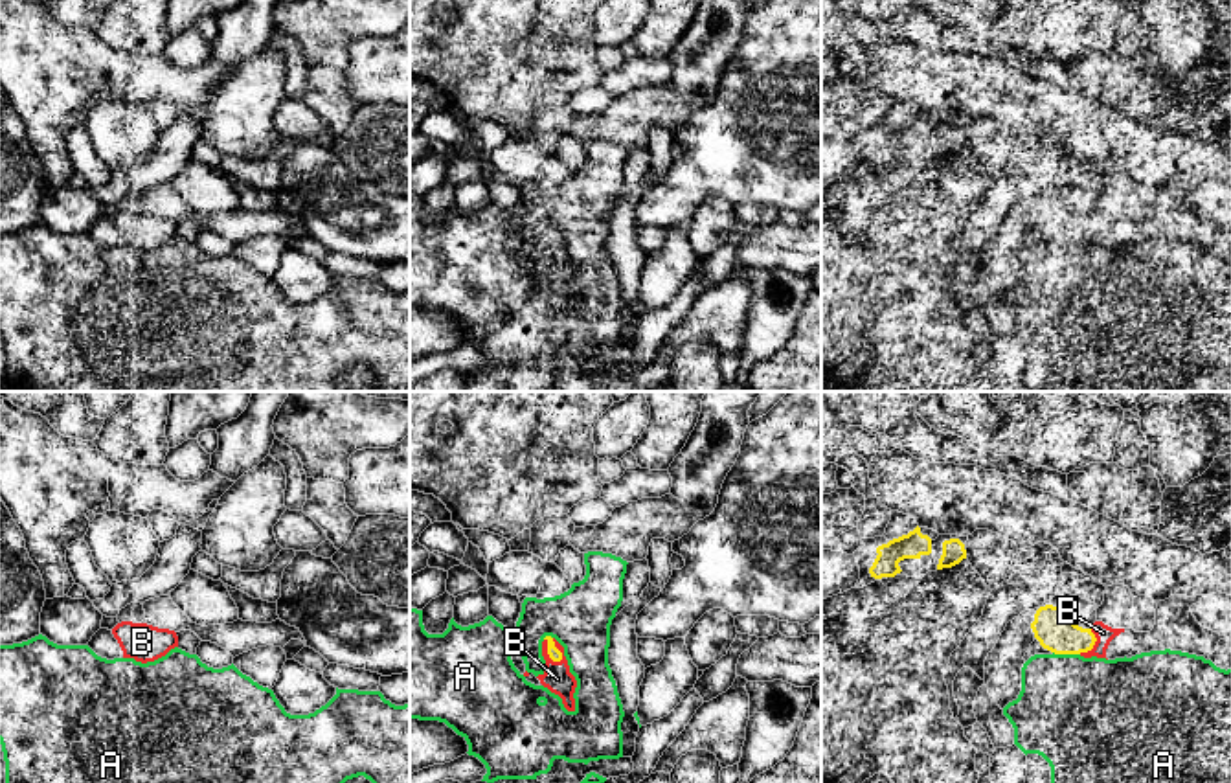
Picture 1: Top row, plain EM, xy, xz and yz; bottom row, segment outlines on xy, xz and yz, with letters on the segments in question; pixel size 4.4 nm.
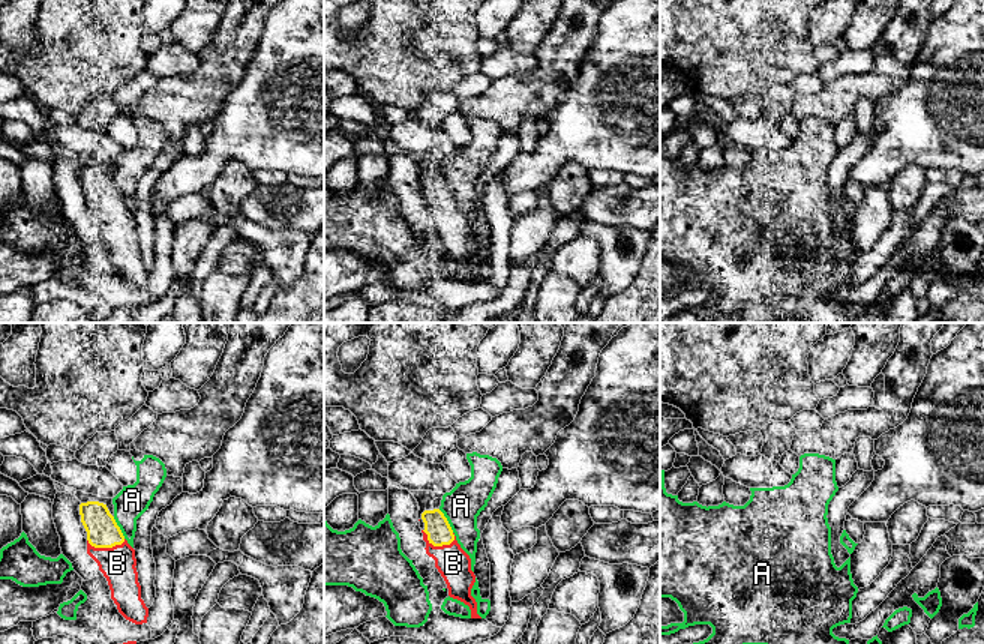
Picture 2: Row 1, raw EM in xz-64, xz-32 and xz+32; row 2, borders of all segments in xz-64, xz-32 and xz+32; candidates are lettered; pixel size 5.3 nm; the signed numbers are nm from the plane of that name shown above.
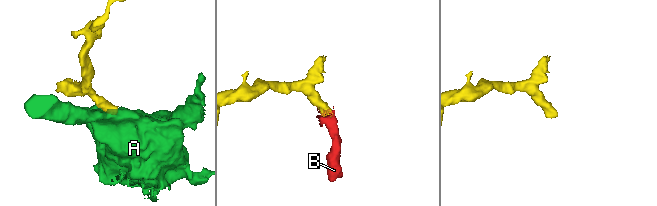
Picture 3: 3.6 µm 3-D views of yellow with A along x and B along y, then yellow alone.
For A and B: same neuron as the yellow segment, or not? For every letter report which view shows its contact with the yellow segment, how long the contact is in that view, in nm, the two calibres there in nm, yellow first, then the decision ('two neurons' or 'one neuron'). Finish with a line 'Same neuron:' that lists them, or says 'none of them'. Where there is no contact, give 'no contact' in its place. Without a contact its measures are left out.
A: yz | 120 nm | 170/480 nm | two neurons
B: xz | 130 nm | 60/120 nm | one neuron
Same neuron: B

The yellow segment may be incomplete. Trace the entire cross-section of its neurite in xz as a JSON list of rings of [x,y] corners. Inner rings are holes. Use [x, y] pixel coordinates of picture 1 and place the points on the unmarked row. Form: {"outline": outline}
{"outline": [[[546,224],[542,230],[542,244],[546,248],[546,259],[536,267],[544,276],[562,287],[562,292],[568,300],[575,300],[573,281],[577,276],[577,268],[570,261],[564,235],[555,226]]]}

